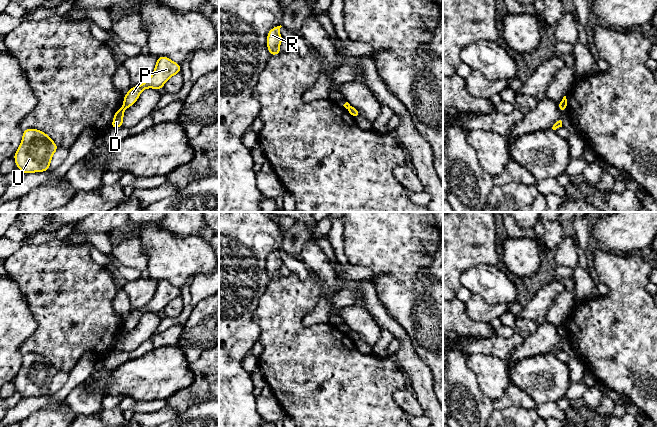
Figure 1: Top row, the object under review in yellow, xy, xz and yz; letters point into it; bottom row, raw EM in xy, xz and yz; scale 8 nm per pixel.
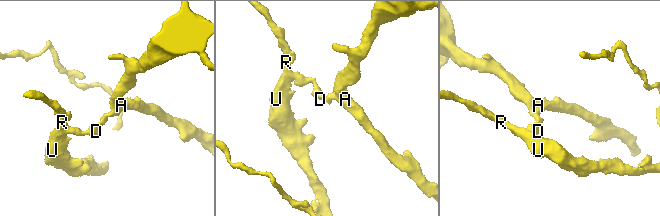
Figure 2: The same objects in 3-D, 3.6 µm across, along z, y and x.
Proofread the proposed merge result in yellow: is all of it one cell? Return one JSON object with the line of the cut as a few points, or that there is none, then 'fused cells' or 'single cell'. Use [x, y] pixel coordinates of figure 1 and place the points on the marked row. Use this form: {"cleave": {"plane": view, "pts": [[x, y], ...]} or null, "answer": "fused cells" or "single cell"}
{"cleave": {"plane": "xy", "pts": [[123, 105], [126, 107]]}, "answer": "fused cells"}

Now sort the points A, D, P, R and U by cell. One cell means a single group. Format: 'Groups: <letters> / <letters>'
Groups: A P / D R U

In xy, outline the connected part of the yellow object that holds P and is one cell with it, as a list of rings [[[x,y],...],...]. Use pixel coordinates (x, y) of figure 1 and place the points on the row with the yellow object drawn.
[[[165,56],[157,58],[157,63],[153,74],[141,85],[134,86],[129,89],[124,96],[124,106],[131,107],[139,98],[140,93],[146,88],[155,88],[162,90],[165,82],[173,75],[181,72],[181,65],[173,62]]]

